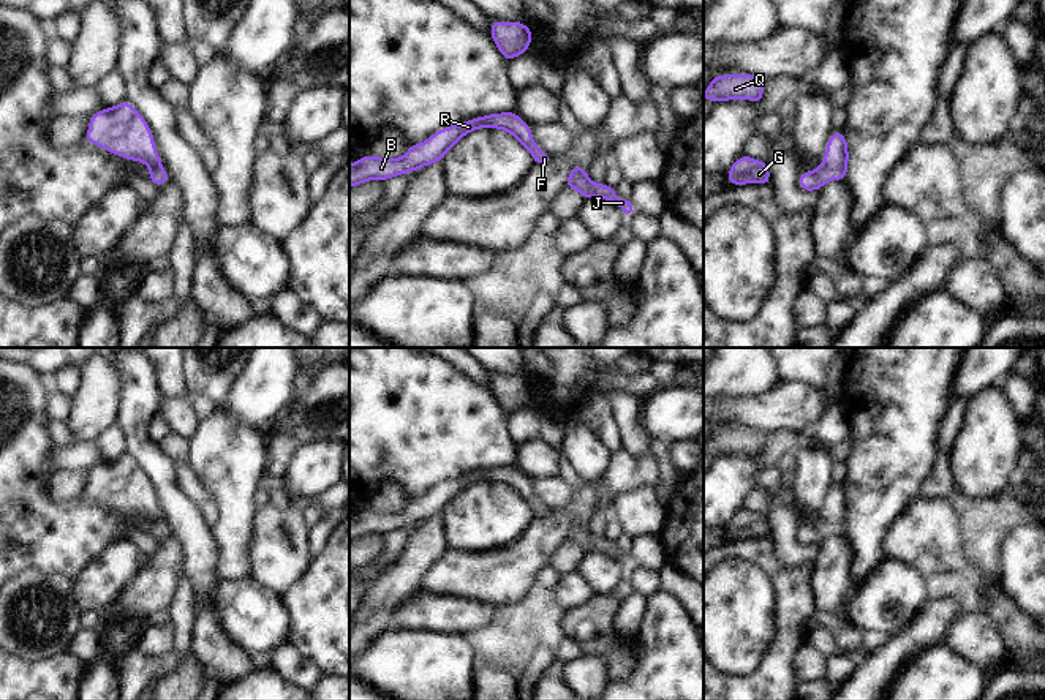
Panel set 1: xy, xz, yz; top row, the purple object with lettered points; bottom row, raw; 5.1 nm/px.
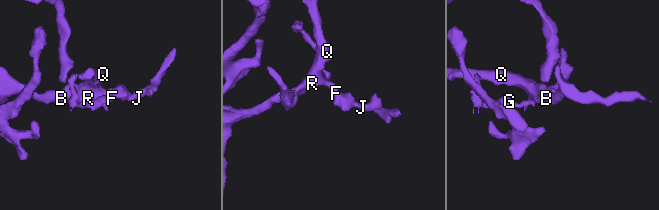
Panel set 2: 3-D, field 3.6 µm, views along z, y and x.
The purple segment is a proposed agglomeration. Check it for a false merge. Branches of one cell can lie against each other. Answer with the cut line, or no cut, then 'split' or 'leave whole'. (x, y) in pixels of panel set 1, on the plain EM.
cut in yz along (821, 519), (846, 525); split

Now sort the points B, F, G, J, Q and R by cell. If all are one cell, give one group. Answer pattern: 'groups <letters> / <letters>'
groups B F J Q R / G

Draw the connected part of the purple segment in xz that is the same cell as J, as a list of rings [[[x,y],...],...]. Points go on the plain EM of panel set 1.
[[[572,520],[569,529],[566,531],[564,540],[569,540],[575,545],[579,545],[583,553],[593,553],[601,551],[612,558],[615,558],[618,563],[621,563],[626,569],[634,566],[631,555],[620,553],[613,544],[613,540],[609,540],[605,537],[593,537],[587,531],[587,520]]]

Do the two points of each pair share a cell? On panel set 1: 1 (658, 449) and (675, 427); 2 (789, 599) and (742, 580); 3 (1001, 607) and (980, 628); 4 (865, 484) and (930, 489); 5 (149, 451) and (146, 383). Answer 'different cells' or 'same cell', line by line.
1: different cells
2: different cells
3: different cells
4: different cells
5: same cell

